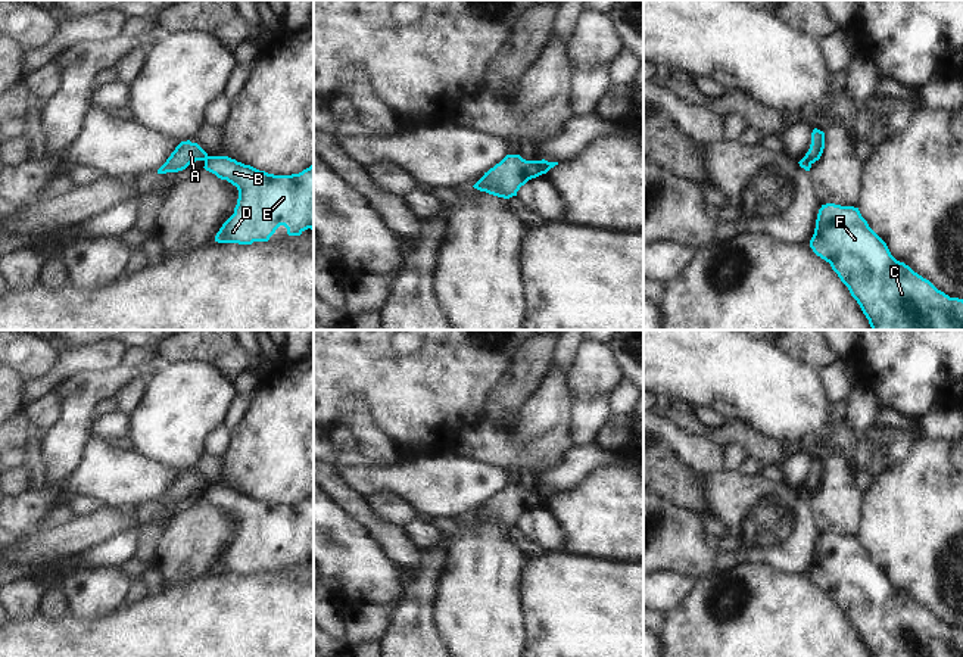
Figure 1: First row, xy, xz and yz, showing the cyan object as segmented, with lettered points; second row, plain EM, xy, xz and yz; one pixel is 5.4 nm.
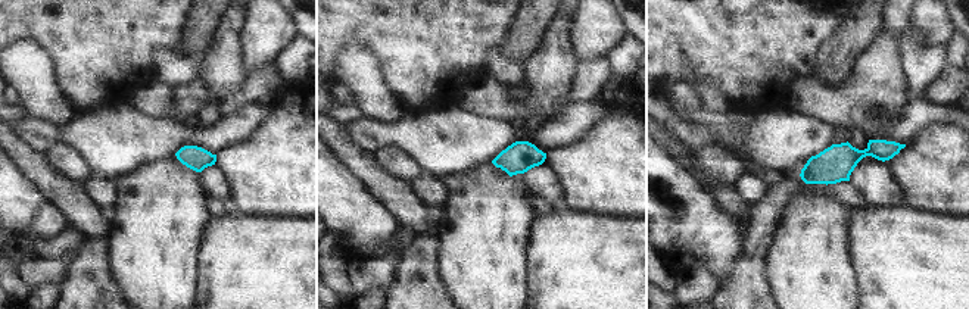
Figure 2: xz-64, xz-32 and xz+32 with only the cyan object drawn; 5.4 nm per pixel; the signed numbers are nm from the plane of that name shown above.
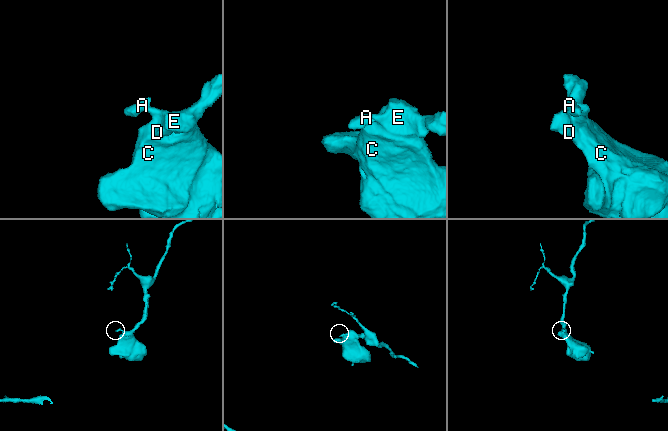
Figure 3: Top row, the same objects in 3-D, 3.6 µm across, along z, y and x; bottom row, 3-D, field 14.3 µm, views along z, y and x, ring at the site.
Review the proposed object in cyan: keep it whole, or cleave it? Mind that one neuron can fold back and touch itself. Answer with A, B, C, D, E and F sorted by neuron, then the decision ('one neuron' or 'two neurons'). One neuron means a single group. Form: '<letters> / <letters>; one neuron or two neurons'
A / B C D E F; two neurons

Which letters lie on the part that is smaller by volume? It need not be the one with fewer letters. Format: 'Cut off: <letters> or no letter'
Cut off: A

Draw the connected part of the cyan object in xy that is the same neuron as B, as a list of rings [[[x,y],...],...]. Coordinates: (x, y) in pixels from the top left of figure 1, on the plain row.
[[[208,486],[203,498],[239,520],[234,544],[222,554],[215,572],[239,575],[268,572],[280,555],[287,558],[289,566],[300,566],[308,558],[314,561],[314,495],[299,504],[274,505],[228,486]]]

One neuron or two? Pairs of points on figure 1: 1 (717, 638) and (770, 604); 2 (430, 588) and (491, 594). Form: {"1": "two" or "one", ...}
{"1": "one", "2": "two"}

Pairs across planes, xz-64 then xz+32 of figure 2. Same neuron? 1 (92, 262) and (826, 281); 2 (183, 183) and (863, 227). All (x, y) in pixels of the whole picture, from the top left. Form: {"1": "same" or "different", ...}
{"1": "different", "2": "different"}

